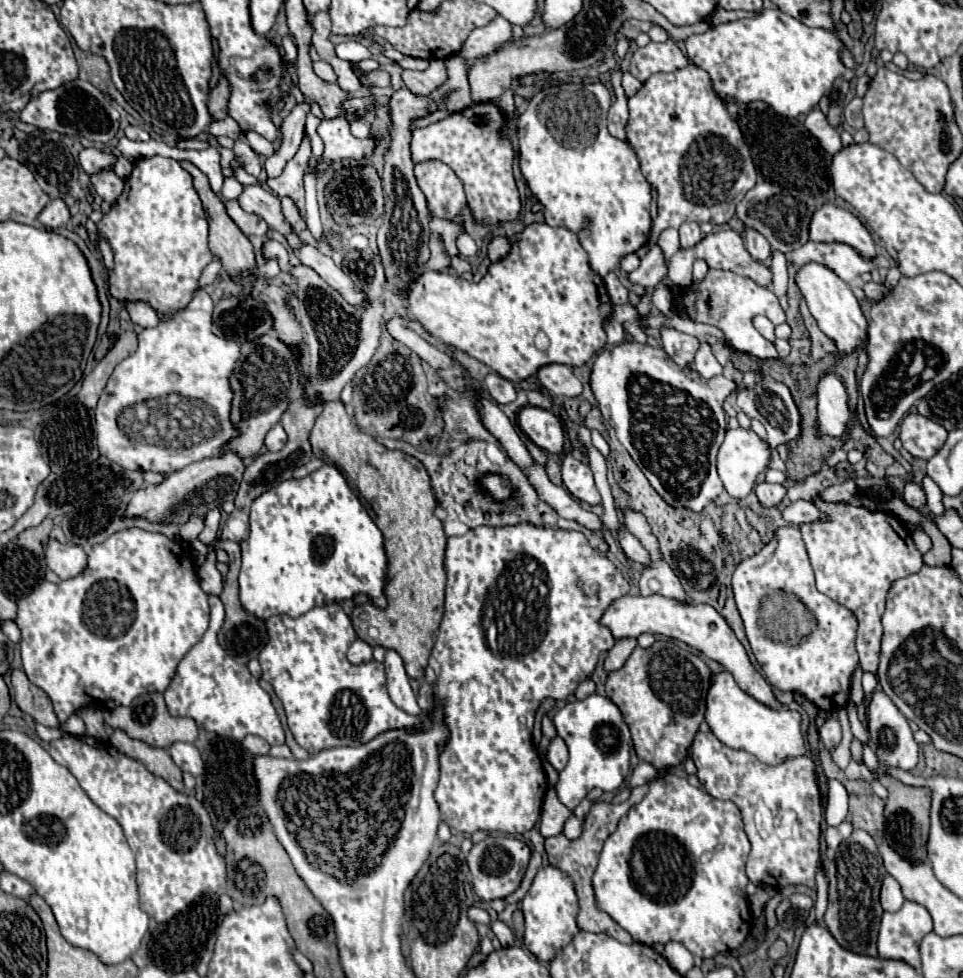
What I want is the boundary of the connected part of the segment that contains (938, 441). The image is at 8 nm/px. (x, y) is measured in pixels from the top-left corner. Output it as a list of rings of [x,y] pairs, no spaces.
[[[909,413],[901,421],[899,439],[913,457],[927,457],[927,453],[937,453],[943,447],[947,441],[947,431],[919,413]]]

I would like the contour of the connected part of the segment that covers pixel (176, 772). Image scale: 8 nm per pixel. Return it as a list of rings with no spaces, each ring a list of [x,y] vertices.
[[[117,729],[109,737],[109,741],[119,753],[125,753],[125,755],[141,761],[151,773],[155,773],[155,775],[163,777],[165,781],[169,781],[177,791],[185,791],[183,789],[183,779],[181,779],[181,769],[173,763],[173,759],[169,757],[169,753],[165,749],[147,745],[145,741],[139,741],[139,739],[131,739],[121,729]]]

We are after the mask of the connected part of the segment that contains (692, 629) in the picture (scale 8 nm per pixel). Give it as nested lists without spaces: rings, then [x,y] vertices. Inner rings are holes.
[[[623,595],[619,599],[615,599],[607,611],[603,613],[601,621],[603,627],[607,627],[615,639],[625,639],[625,637],[639,637],[641,633],[649,631],[649,633],[659,633],[665,637],[673,637],[679,639],[691,647],[695,647],[697,651],[705,653],[707,657],[719,661],[737,681],[737,685],[751,695],[753,699],[757,699],[759,703],[771,707],[771,709],[781,709],[781,703],[777,701],[777,697],[773,695],[771,685],[765,681],[765,677],[751,665],[747,651],[743,649],[743,645],[737,641],[735,633],[729,629],[729,625],[725,623],[725,619],[709,605],[693,605],[693,603],[679,603],[661,595]]]

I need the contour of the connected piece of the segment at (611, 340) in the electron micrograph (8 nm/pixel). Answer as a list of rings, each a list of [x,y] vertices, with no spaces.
[[[607,321],[603,329],[605,329],[605,333],[607,333],[607,343],[609,343],[609,345],[617,345],[617,343],[623,343],[623,339],[625,339],[625,331],[623,331],[621,323],[615,323],[615,321]]]

